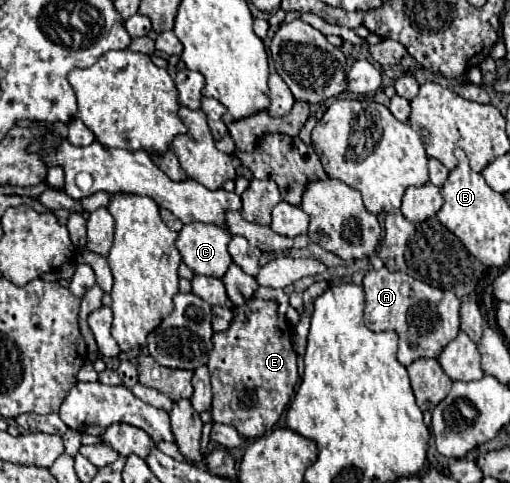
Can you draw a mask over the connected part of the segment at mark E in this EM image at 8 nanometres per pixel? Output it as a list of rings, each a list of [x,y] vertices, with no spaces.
[[[253,299],[245,303],[245,307],[235,309],[235,319],[227,331],[213,335],[213,351],[207,363],[211,371],[211,387],[213,387],[213,405],[211,417],[215,423],[225,423],[237,429],[237,433],[245,439],[255,439],[273,429],[279,421],[283,409],[289,403],[293,387],[299,379],[297,375],[297,355],[291,345],[291,327],[279,325],[279,313],[275,301]]]

